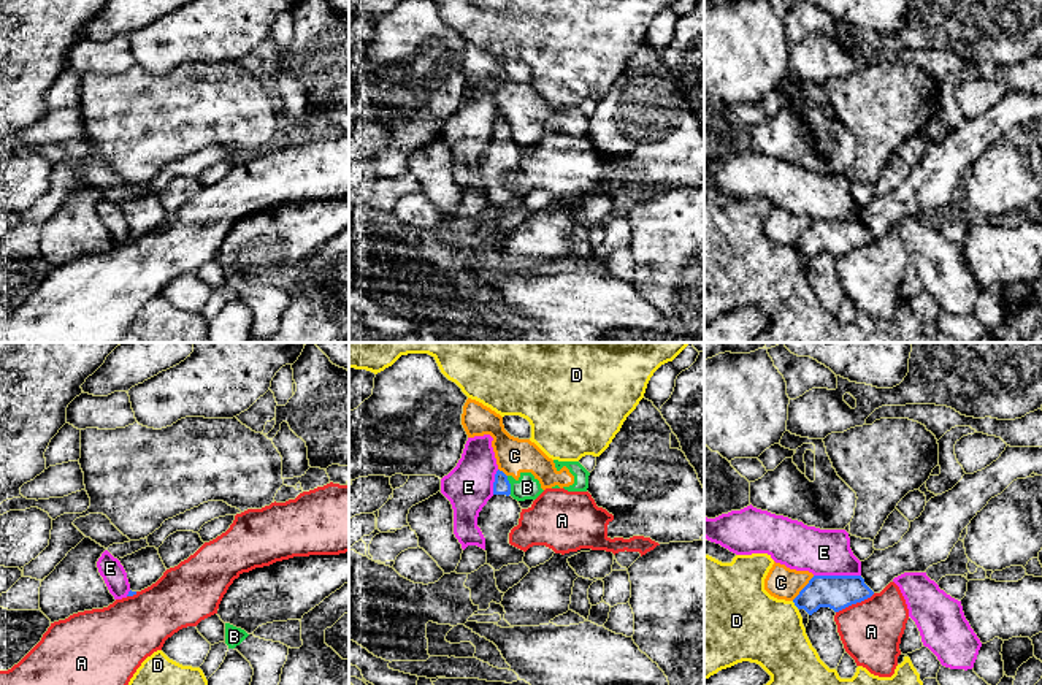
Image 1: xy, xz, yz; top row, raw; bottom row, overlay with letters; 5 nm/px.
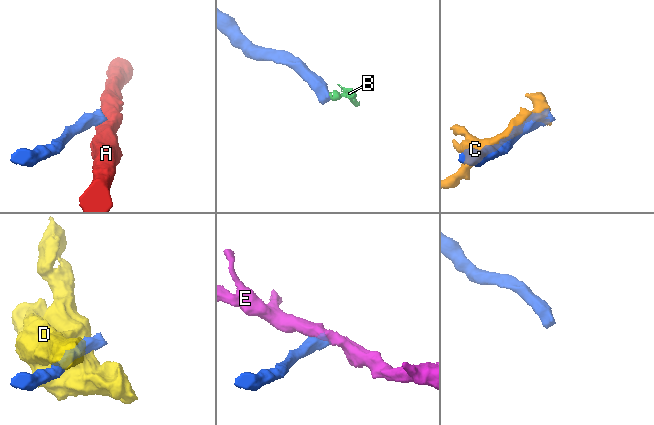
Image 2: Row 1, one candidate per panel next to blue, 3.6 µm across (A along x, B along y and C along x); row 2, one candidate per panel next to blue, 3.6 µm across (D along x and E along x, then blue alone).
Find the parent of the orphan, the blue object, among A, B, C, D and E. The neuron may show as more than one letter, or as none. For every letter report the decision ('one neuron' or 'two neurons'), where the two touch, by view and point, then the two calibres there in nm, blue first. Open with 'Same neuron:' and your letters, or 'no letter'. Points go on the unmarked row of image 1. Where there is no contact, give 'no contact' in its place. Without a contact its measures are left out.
Same neuron: no letter
A: two neurons | yz (855, 248) | 180/320 nm
B: two neurons | xz (509, 130) | 90/120 nm
C: two neurons | yz (803, 233) | 180/160 nm
D: two neurons | yz (795, 249) | 180/360 nm
E: two neurons | yz (838, 221) | 180/240 nm

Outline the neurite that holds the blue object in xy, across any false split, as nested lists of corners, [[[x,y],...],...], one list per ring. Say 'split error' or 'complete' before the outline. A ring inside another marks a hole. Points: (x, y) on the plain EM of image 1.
split error; [[[155,192],[141,193],[132,200],[119,203],[119,206],[124,211],[130,228],[130,236],[127,241],[133,241],[151,232],[167,216]]]

